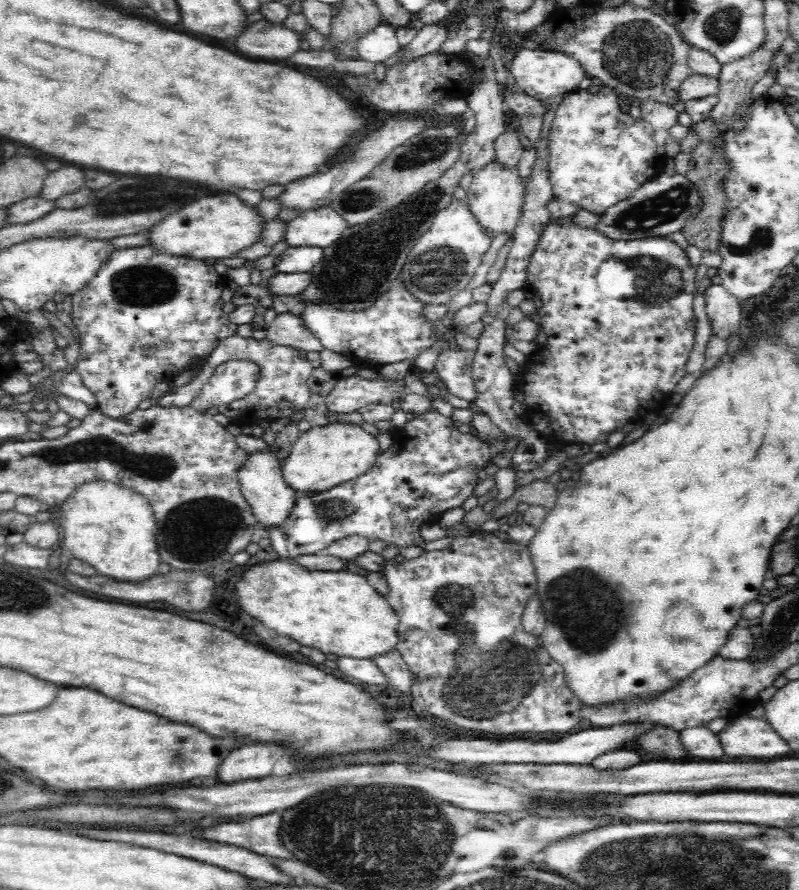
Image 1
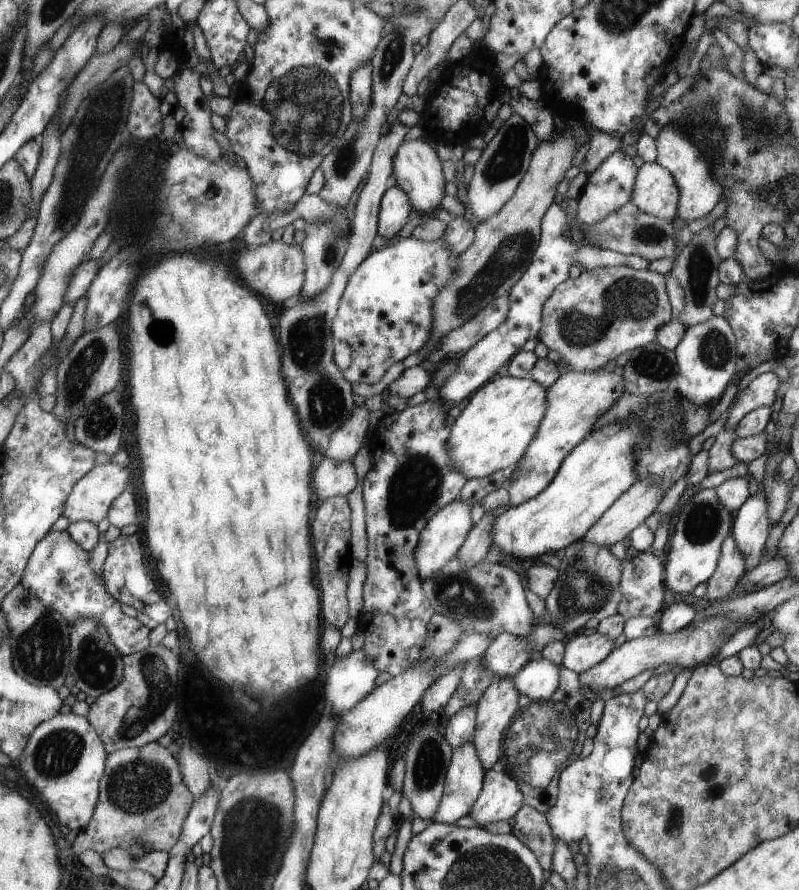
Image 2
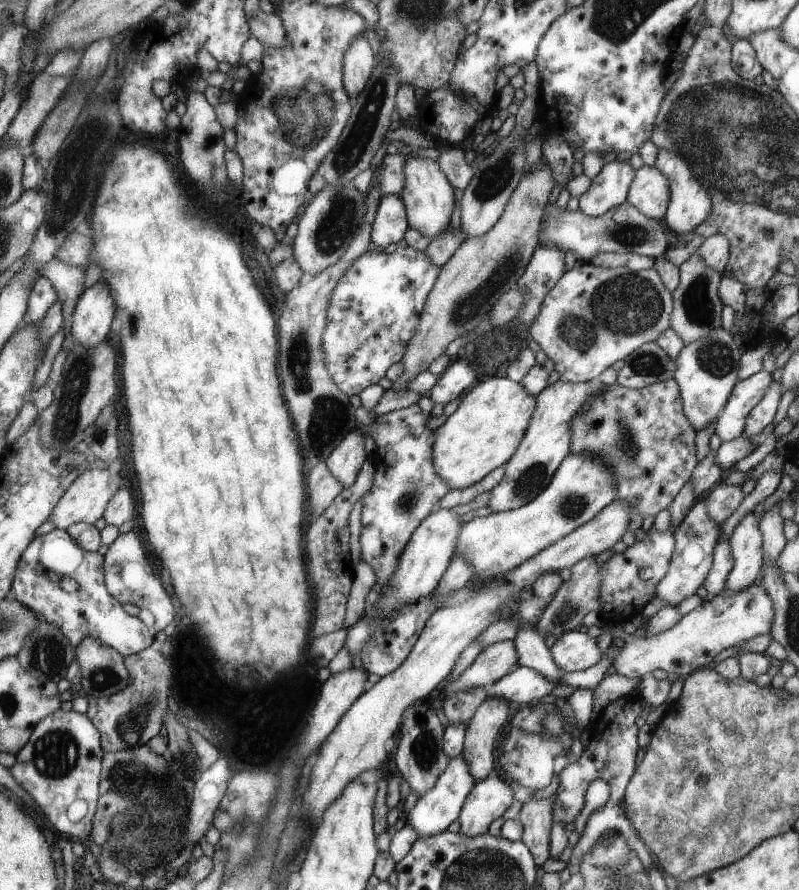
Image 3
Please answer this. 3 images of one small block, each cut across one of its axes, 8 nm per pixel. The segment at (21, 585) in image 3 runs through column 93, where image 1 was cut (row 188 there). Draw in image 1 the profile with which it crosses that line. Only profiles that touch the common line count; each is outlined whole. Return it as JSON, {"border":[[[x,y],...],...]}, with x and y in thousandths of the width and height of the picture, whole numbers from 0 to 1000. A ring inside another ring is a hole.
{"border":[[[757,96],[747,106],[723,99],[698,117],[687,146],[687,203],[693,222],[753,242],[829,193],[836,146],[847,138],[850,127],[811,110],[802,112],[801,133],[793,134],[788,125],[781,125],[776,107]]]}

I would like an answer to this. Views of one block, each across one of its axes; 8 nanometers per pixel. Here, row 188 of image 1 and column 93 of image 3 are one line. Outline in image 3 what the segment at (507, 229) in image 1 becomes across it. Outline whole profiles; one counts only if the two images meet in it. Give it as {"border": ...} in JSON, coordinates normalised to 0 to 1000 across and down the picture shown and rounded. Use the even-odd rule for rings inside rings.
{"border":[[[109,527],[96,539],[86,547],[80,558],[71,565],[66,572],[63,584],[69,593],[81,594],[98,587],[114,588],[115,590],[129,582],[135,572],[136,563],[145,557],[145,553],[151,548],[151,535],[141,533],[134,527]]]}

